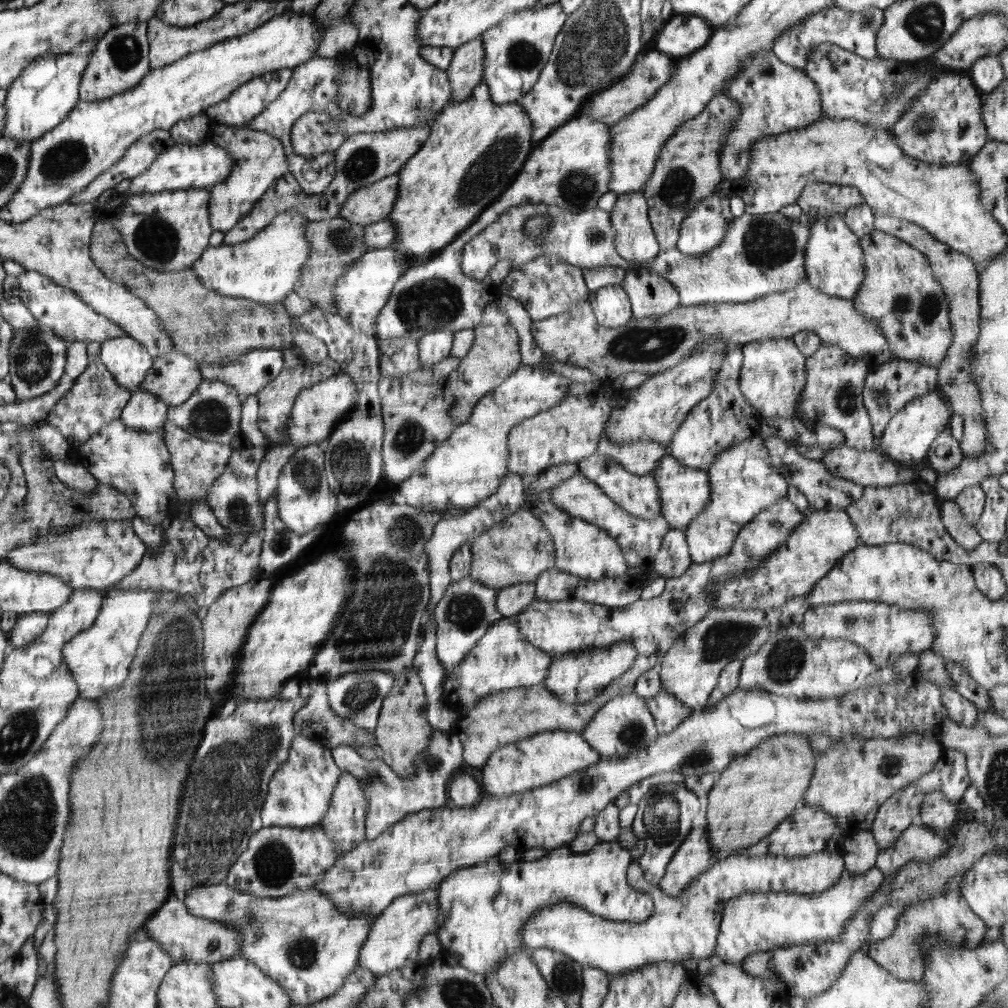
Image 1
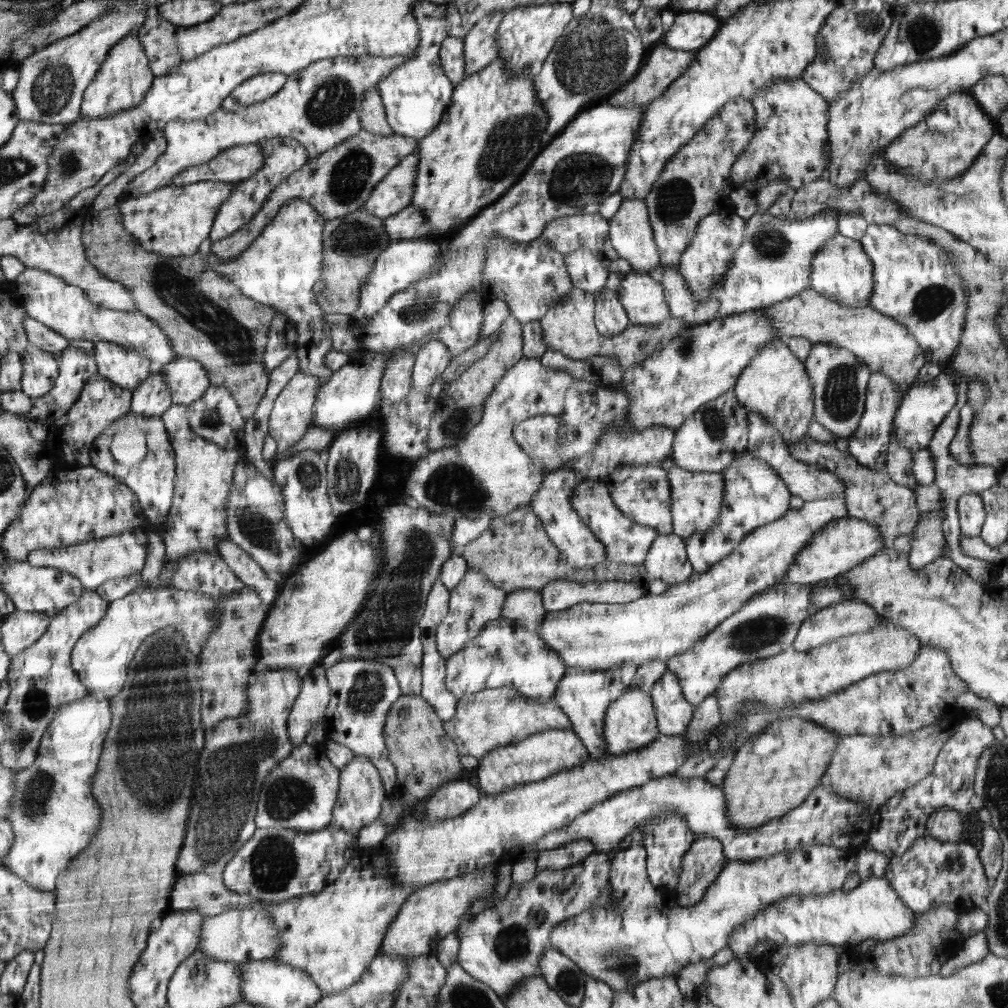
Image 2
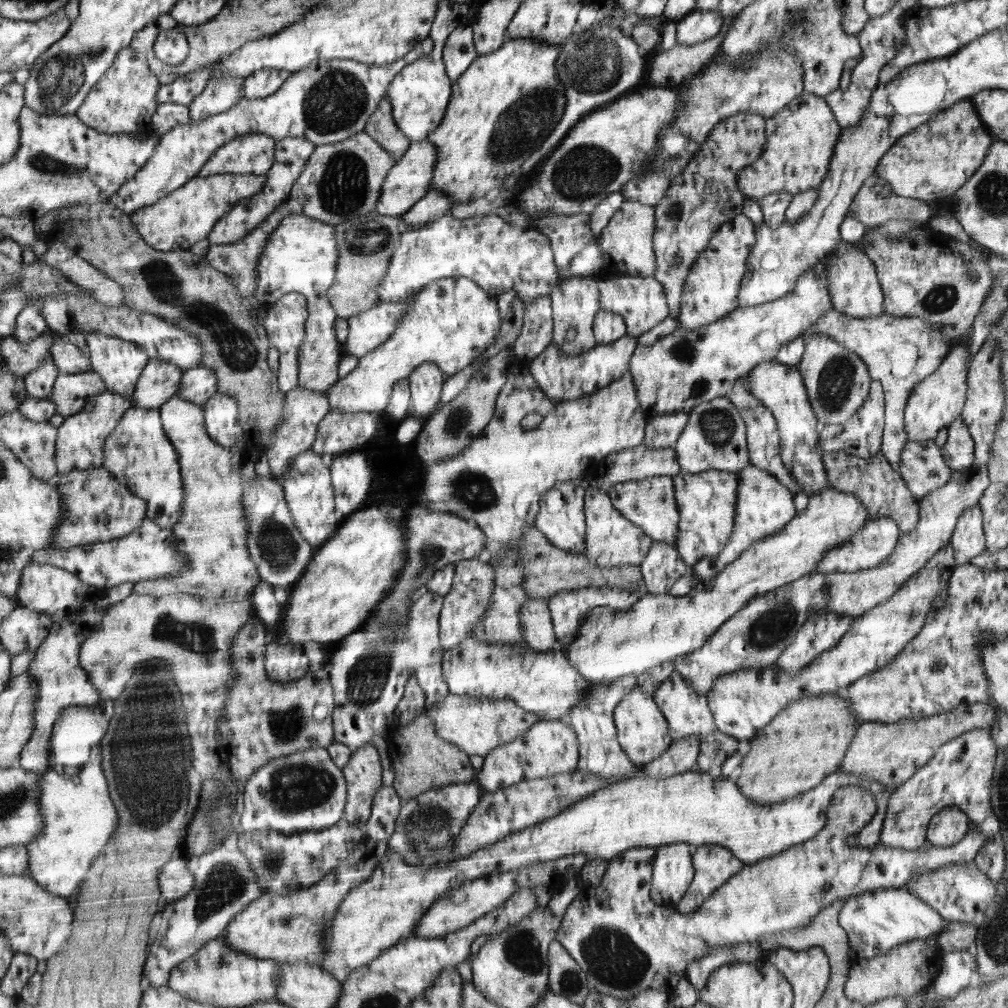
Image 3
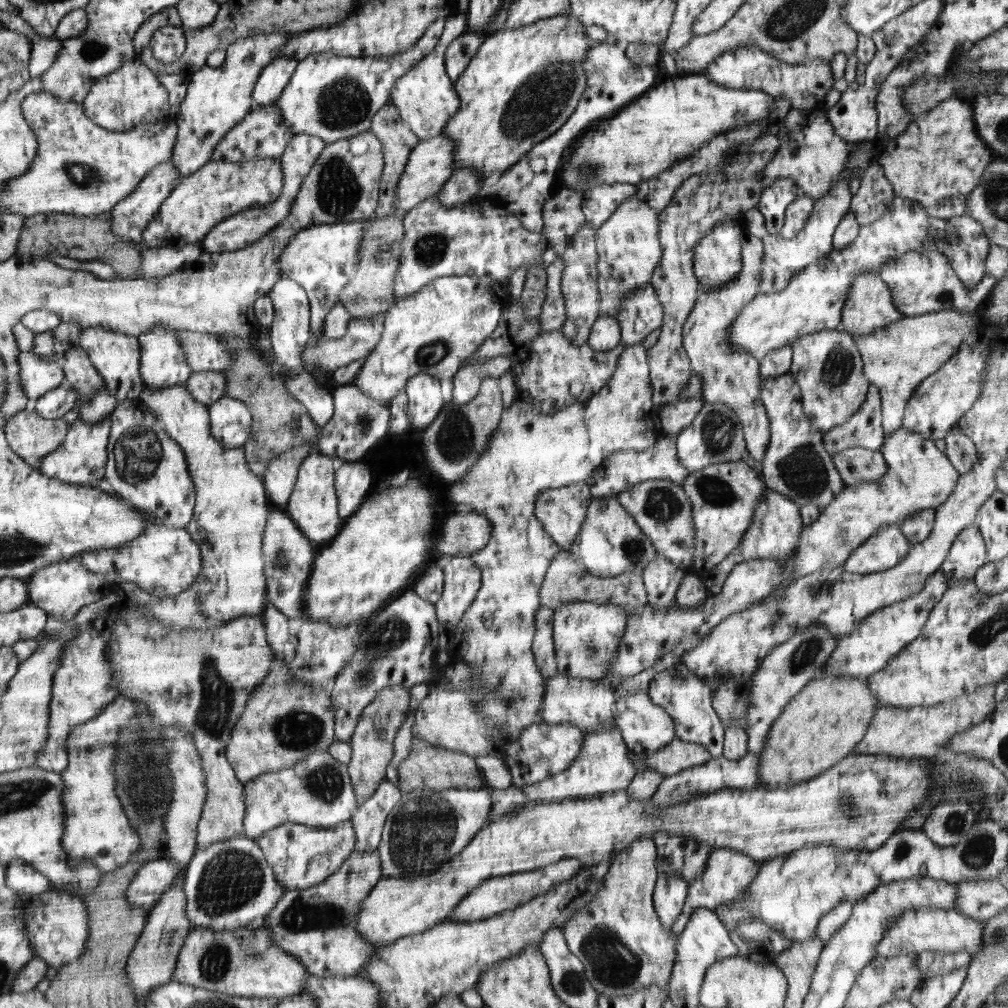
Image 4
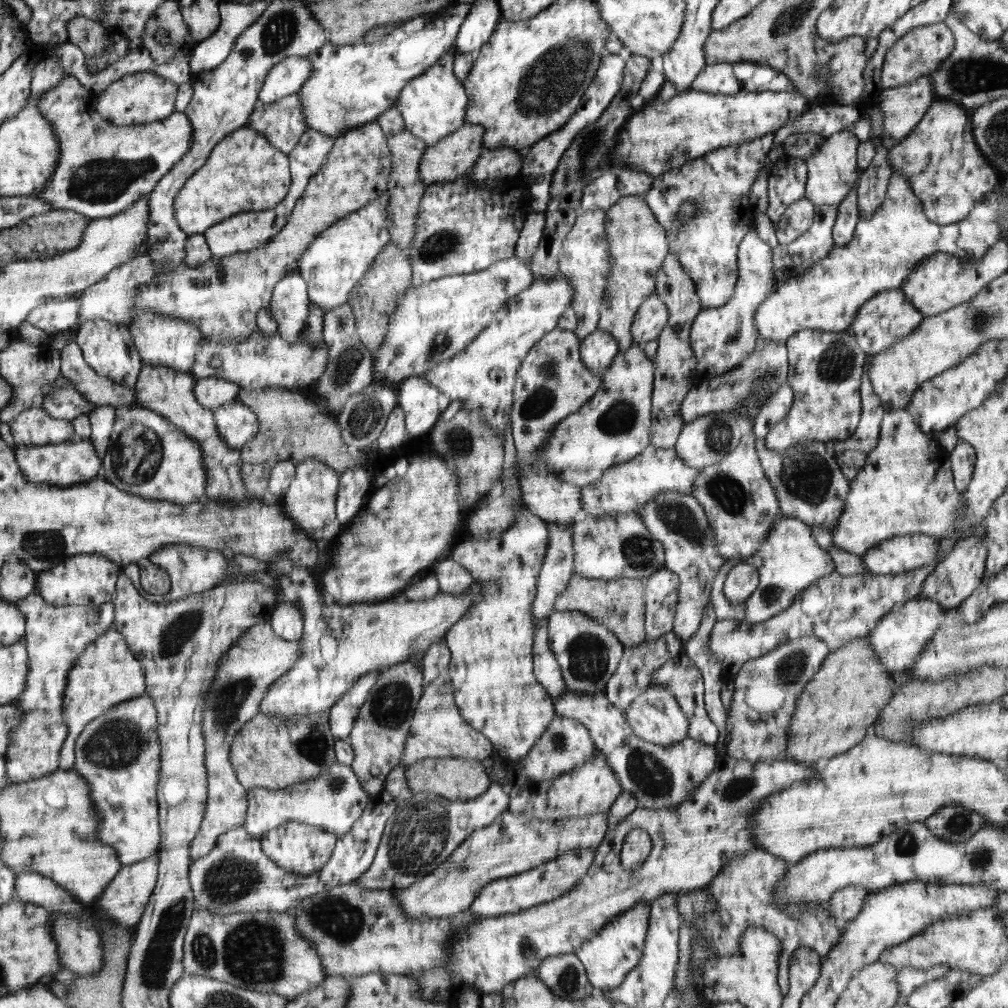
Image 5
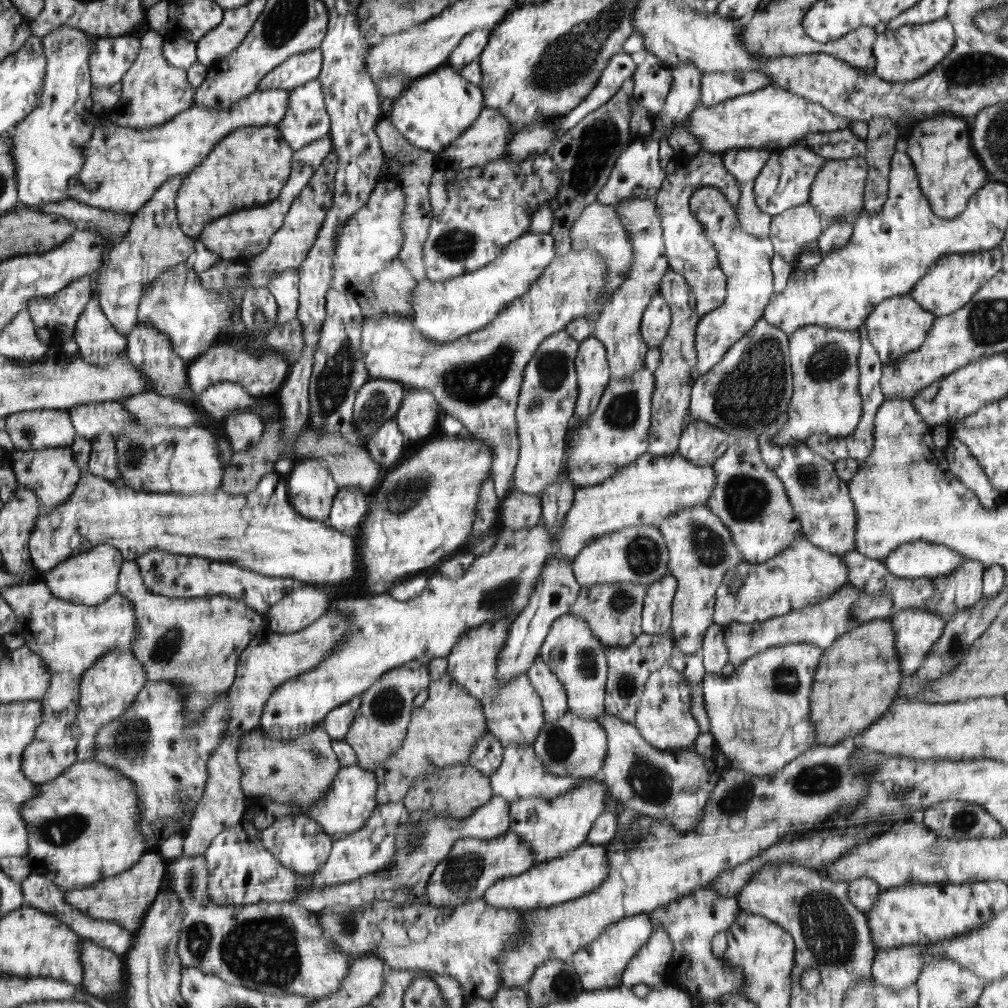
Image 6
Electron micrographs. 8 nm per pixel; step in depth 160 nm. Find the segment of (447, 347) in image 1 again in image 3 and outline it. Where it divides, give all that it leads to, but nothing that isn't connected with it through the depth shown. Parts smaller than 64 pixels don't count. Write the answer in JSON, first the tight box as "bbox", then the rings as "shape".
{"bbox":[406,362,443,420],"shape":[[[424,362],[406,377],[411,390],[410,414],[418,420],[424,420],[431,415],[437,400],[440,400],[443,382],[441,373],[443,371],[439,366],[435,366],[432,362]]]}

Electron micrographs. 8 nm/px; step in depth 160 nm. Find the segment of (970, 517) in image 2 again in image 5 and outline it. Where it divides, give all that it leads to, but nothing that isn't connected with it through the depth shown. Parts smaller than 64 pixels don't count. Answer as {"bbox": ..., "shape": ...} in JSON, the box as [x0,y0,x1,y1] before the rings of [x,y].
{"bbox":[918,536,986,610],"shape":[[[972,536],[963,540],[957,540],[949,548],[949,552],[937,563],[933,570],[924,578],[918,598],[928,598],[936,602],[942,610],[960,606],[977,588],[977,585],[984,577],[984,568],[986,561],[986,546],[983,541]]]}

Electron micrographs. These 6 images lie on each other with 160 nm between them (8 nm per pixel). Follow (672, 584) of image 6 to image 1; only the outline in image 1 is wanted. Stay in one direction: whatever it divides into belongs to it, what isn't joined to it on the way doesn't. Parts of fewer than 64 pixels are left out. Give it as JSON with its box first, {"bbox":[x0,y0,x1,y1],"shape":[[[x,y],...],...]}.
{"bbox":[654,528,692,579],"shape":[[[669,528],[662,536],[654,558],[654,571],[664,579],[677,578],[683,574],[692,563],[683,531]]]}

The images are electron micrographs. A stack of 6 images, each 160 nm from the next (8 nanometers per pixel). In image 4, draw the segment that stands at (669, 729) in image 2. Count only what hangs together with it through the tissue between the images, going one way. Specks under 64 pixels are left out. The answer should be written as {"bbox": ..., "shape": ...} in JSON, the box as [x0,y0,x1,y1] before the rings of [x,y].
{"bbox":[647,664,724,757],"shape":[[[679,664],[676,668],[659,672],[649,682],[647,694],[650,702],[661,706],[673,719],[675,739],[681,742],[701,744],[710,752],[711,757],[722,754],[724,728],[711,706],[712,690],[705,686],[699,678],[686,672]]]}

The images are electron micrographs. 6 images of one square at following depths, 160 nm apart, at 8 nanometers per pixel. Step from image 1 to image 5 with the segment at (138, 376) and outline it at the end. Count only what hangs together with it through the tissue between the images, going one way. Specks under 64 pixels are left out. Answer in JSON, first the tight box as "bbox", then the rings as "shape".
{"bbox":[75,318,142,389],"shape":[[[99,318],[85,320],[83,324],[79,324],[75,343],[81,349],[87,366],[92,368],[95,374],[130,389],[136,384],[142,362],[127,325],[119,325]]]}

